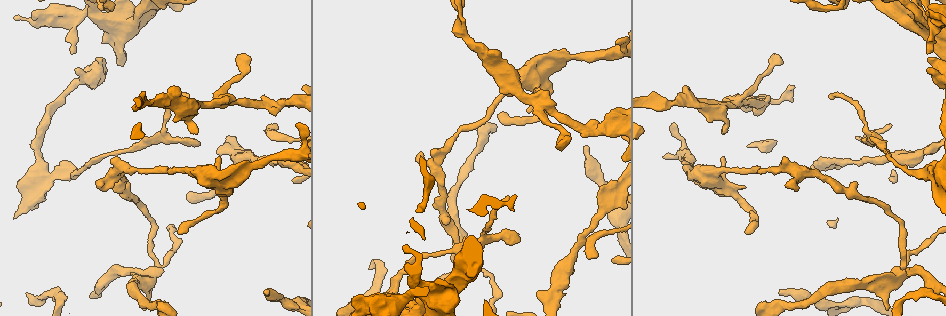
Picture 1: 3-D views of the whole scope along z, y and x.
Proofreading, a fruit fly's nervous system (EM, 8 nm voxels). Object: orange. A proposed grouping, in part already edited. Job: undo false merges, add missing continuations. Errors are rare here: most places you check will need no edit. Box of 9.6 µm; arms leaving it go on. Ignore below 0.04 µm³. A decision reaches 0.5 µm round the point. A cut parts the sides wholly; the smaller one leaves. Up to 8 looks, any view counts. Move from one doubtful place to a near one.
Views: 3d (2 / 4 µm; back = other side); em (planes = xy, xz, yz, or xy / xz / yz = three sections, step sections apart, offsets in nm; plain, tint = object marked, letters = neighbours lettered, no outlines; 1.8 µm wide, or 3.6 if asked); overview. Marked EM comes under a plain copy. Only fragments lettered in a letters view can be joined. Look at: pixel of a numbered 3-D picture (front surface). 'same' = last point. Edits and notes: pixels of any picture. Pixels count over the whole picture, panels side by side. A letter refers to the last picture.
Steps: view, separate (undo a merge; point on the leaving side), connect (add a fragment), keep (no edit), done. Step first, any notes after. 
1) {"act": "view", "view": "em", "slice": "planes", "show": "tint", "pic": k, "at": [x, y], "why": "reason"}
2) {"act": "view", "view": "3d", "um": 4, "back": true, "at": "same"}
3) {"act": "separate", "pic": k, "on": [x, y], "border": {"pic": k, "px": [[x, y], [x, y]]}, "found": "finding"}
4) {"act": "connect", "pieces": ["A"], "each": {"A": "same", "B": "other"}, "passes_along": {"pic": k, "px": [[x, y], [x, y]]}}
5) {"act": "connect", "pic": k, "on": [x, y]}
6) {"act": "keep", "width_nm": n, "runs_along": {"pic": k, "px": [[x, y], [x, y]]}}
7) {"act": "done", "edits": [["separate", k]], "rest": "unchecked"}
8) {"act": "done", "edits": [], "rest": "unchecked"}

{"act": "view", "view": "em", "slice": "xy", "step": 16, "show": "letters", "pic": 1, "at": [198, 145], "why": "an open end"}

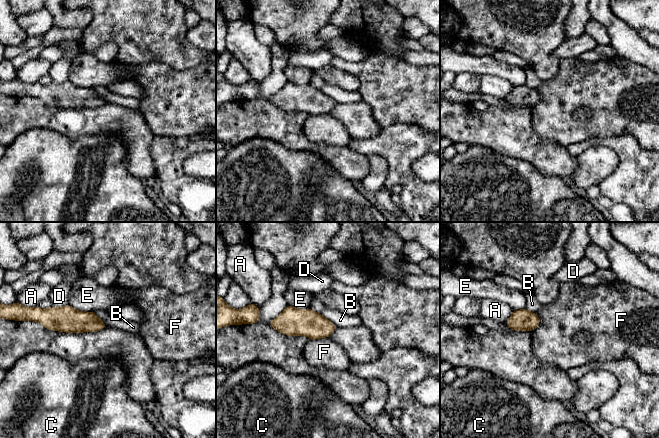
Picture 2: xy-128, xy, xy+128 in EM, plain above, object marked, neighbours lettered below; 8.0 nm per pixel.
{"act": "keep", "each": {"A": "other", "B": "other", "C": "other", "D": "other", "E": "other", "F": "other"}, "border": {"pic": 2, "px": [[537, 313], [539, 324], [531, 332]]}, "found": "no lettered fragment goes on from it"}

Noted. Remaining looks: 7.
{"act": "view", "view": "em", "slice": "yz", "step": 8, "show": "letters", "pic": 1, "at": [75, 69], "why": "thick end"}

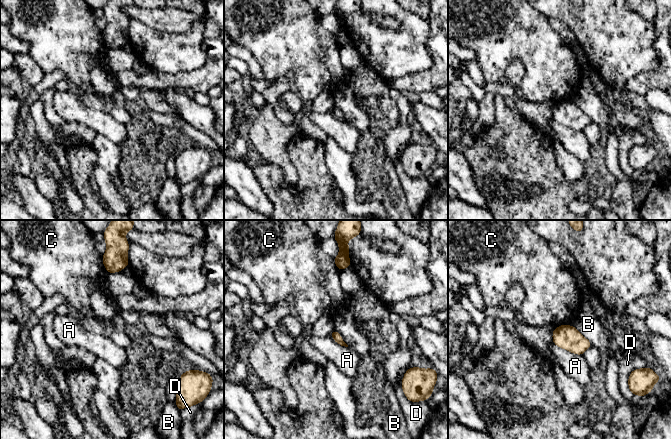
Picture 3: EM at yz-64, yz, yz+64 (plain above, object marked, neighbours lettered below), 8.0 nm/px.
{"act": "view", "view": "em", "slice": "planes", "show": "letters", "at": "same"}

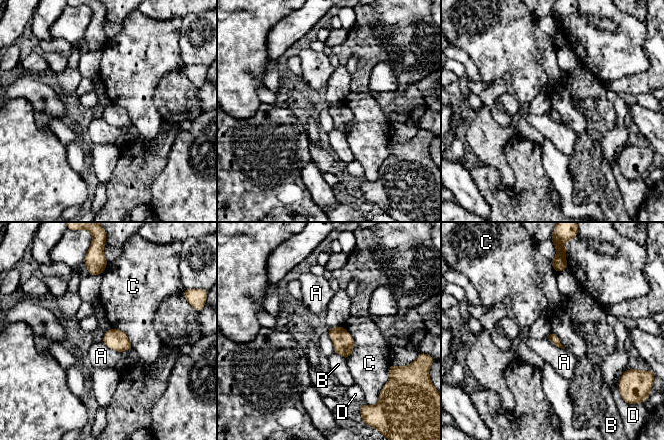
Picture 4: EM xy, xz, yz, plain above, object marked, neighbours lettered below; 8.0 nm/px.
{"act": "keep", "each": {"A": "other", "B": "other", "C": "other", "D": "other"}, "border": {"pic": 4, "px": [[547, 336], [554, 345], [564, 349]]}, "found": "none of them fits"}

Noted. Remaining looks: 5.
{"act": "view", "view": "em", "um": 3.6, "slice": "planes", "show": "tint", "pic": 1, "at": [896, 274]}

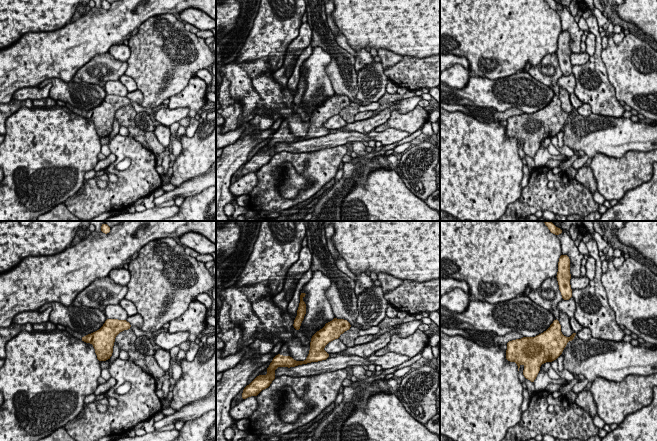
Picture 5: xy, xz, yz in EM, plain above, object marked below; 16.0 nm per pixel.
{"act": "view", "view": "em", "um": 3.6, "slice": "planes", "show": "letters", "at": "same", "why": "see the neighbours"}

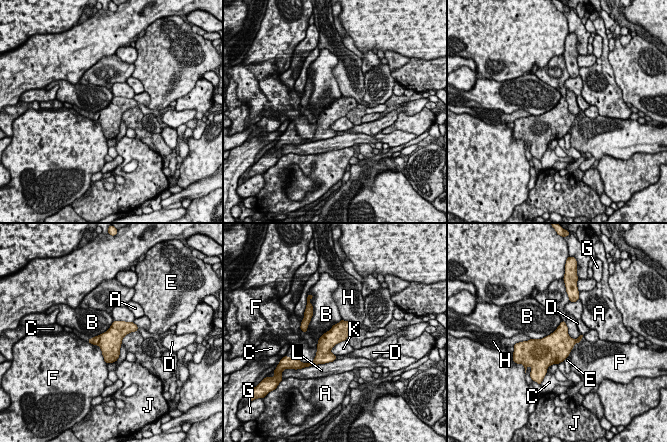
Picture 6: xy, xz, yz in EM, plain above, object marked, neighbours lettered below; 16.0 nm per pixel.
{"act": "keep", "each": {"A": "other", "B": "other", "C": "other", "D": "other", "E": "other", "F": "other", "G": "other", "H": "other", "J": "other", "K": "other", "L": "other"}, "border": {"pic": 6, "px": [[562, 321], [549, 334], [531, 339]]}, "found": "continuous, no second neuron"}

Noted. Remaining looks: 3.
{"act": "done", "edits": [], "rest": "unchecked"}

